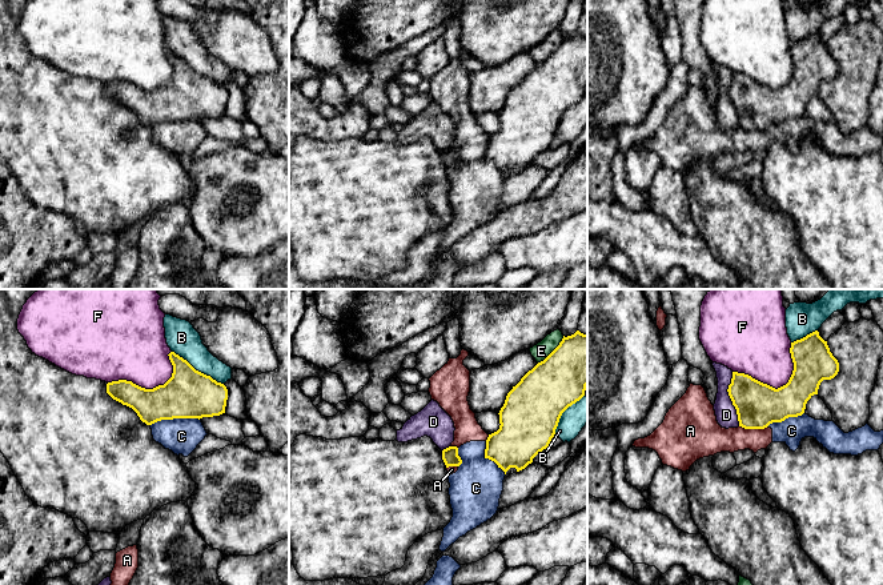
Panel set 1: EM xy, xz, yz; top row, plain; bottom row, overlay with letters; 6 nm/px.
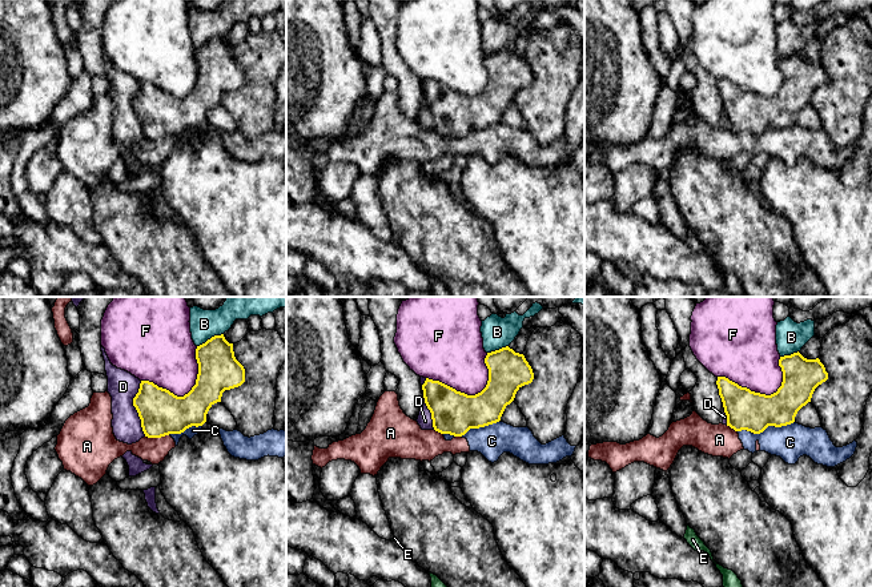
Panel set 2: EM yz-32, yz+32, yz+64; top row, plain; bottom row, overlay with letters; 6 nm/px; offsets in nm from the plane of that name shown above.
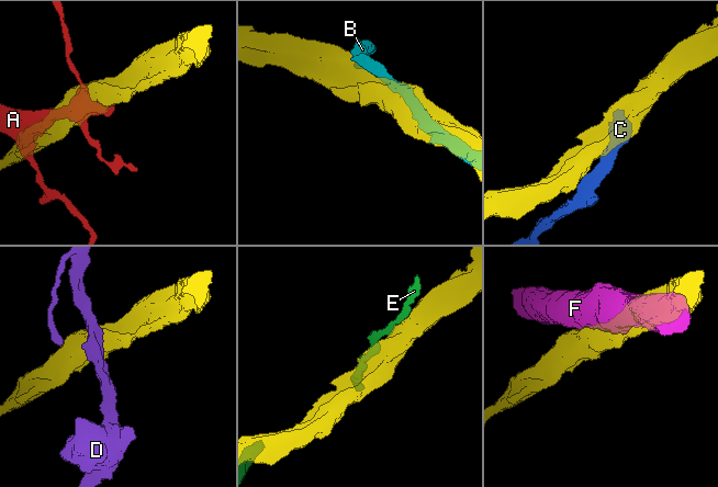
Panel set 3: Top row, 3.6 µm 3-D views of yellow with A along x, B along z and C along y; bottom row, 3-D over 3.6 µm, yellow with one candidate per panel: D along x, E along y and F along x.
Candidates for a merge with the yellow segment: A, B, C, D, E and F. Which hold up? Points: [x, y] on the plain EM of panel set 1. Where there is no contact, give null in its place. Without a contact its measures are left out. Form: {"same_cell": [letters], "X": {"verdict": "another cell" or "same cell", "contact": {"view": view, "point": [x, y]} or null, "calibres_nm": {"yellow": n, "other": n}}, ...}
{"same_cell": [], "A": {"verdict": "another cell", "contact": {"view": "yz", "point": [754, 129]}, "calibres_nm": {"yellow": 260, "other": 170}}, "B": {"verdict": "another cell", "contact": {"view": "xy", "point": [197, 72]}, "calibres_nm": {"yellow": 300, "other": 190}}, "C": {"verdict": "another cell", "contact": {"view": "xy", "point": [175, 119]}, "calibres_nm": {"yellow": 300, "other": 220}}, "D": {"verdict": "another cell", "contact": {"view": "yz", "point": [730, 99]}, "calibres_nm": {"yellow": 260, "other": 130}}, "E": {"verdict": "another cell", "contact": {"view": "xz", "point": [553, 52]}, "calibres_nm": {"yellow": 320, "other": 100}}, "F": {"verdict": "another cell", "contact": {"view": "yz", "point": [781, 88]}, "calibres_nm": {"yellow": 260, "other": 340}}}

